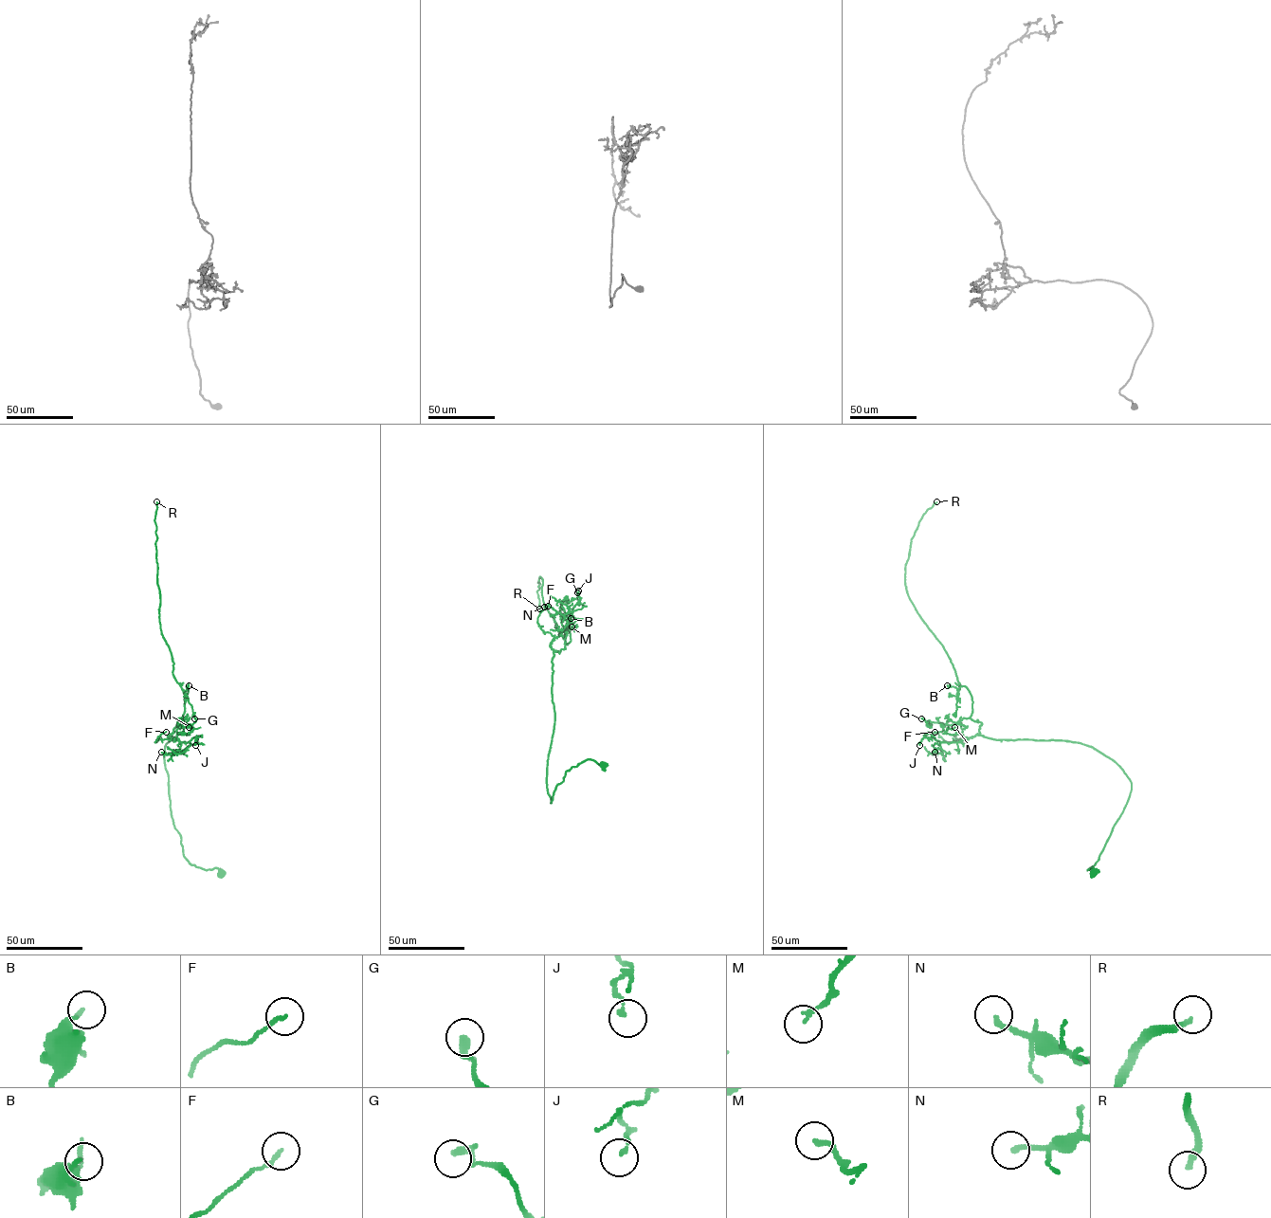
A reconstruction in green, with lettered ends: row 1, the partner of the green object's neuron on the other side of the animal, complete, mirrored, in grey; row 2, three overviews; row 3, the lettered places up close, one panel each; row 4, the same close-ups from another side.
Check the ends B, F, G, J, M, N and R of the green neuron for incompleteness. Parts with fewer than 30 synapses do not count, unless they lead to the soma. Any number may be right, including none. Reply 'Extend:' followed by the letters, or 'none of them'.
Extend: R

